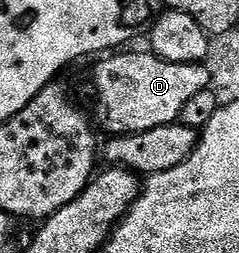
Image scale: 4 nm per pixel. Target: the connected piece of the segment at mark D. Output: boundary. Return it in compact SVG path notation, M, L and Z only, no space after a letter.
M131 50L100 59L103 61L91 76L91 88L95 91L94 115L98 127L102 131L104 128L111 136L132 136L145 130L157 130L157 126L174 124L181 109L195 95L201 94L201 90L211 87L210 70L206 63L169 62L147 50L127 51Z

